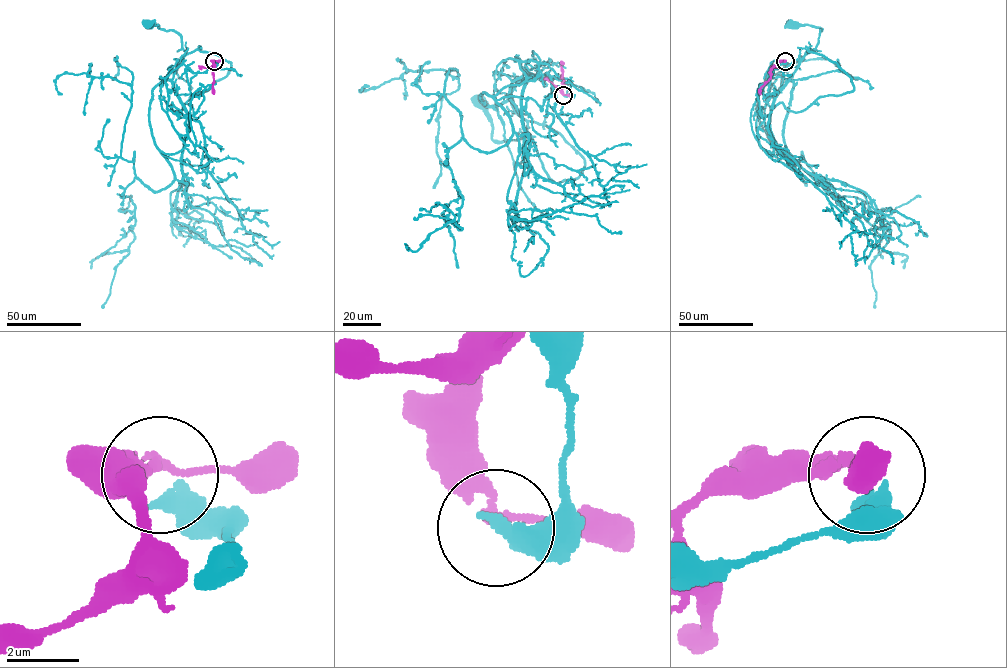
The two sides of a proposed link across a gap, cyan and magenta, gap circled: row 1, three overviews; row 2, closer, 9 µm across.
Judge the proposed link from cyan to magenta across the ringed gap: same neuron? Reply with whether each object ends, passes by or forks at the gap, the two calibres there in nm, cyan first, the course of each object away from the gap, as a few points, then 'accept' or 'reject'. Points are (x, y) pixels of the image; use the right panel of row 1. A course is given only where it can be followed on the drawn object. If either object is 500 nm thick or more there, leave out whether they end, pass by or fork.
600 nm thick on the cyan side, 240 nm on the other; cyan runs (785, 62), (770, 66), (757, 133), (817, 181), (783, 153), (770, 126), (775, 97), (821, 30), (791, 23); magenta runs (785, 61), (778, 61), (772, 68), (771, 77), (760, 88), (760, 94); reject

